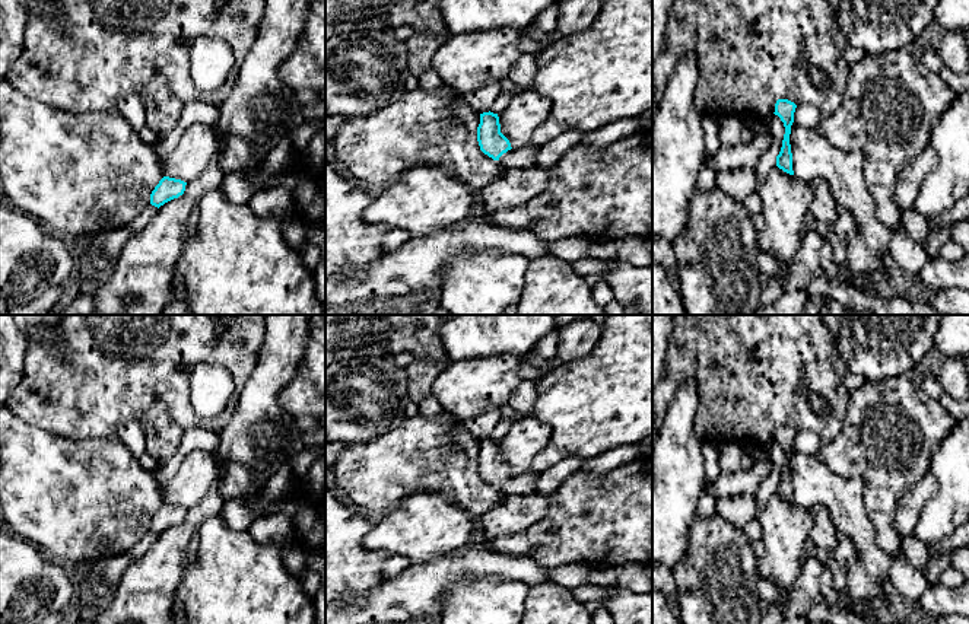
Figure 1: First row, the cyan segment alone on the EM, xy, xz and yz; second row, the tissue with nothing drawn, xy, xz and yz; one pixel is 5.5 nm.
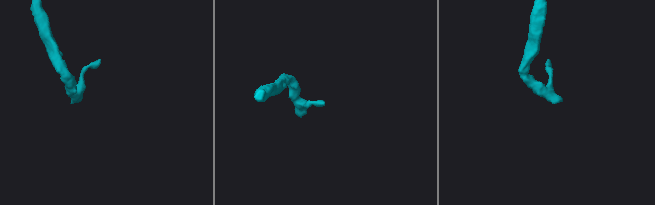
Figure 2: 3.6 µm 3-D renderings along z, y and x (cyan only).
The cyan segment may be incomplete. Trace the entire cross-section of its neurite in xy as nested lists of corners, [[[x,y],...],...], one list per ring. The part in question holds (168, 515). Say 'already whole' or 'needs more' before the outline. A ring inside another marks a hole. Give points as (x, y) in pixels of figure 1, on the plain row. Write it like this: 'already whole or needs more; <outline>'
already whole; [[[163,503],[150,520],[150,531],[161,534],[184,520],[187,509]]]

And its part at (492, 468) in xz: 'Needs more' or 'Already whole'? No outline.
Needs more

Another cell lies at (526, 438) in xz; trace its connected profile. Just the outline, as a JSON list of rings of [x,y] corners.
[[[534,416],[512,423],[498,442],[501,459],[509,467],[512,475],[531,472],[533,458],[547,446],[550,434],[550,426]]]

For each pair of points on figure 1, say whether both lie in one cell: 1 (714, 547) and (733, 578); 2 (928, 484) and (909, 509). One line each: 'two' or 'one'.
1: one
2: one

